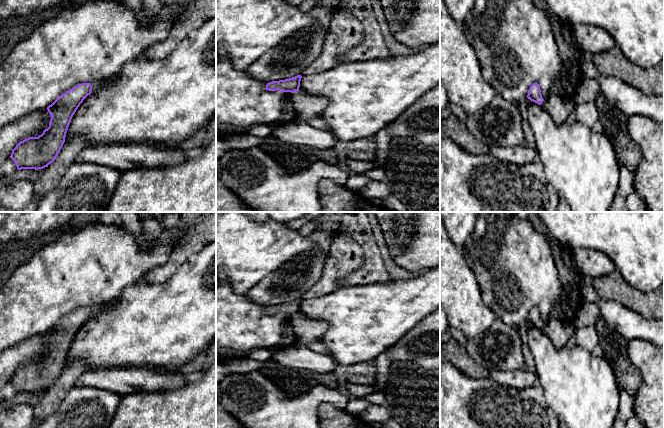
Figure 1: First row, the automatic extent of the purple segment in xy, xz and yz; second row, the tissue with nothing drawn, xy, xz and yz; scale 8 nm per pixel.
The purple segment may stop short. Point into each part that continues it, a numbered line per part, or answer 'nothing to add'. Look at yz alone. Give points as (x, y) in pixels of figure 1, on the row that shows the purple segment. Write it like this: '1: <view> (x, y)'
1: yz (559, 108)

